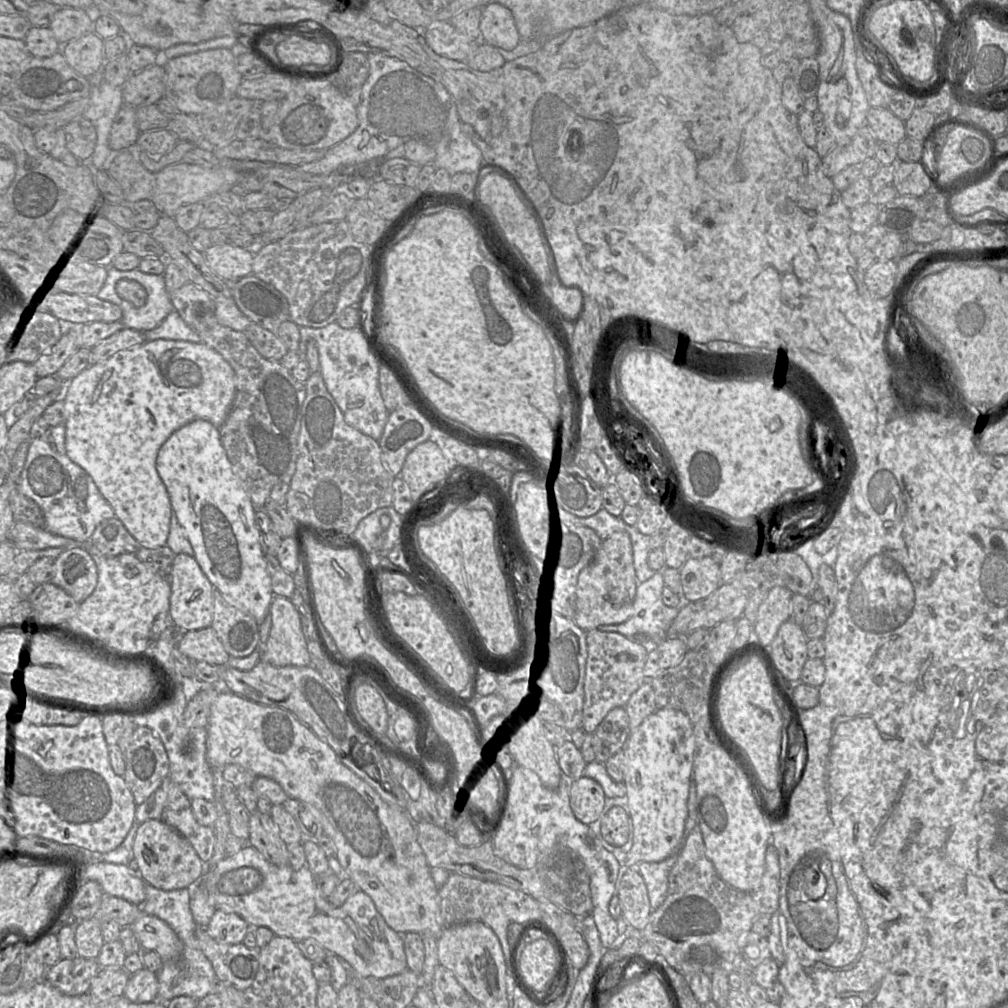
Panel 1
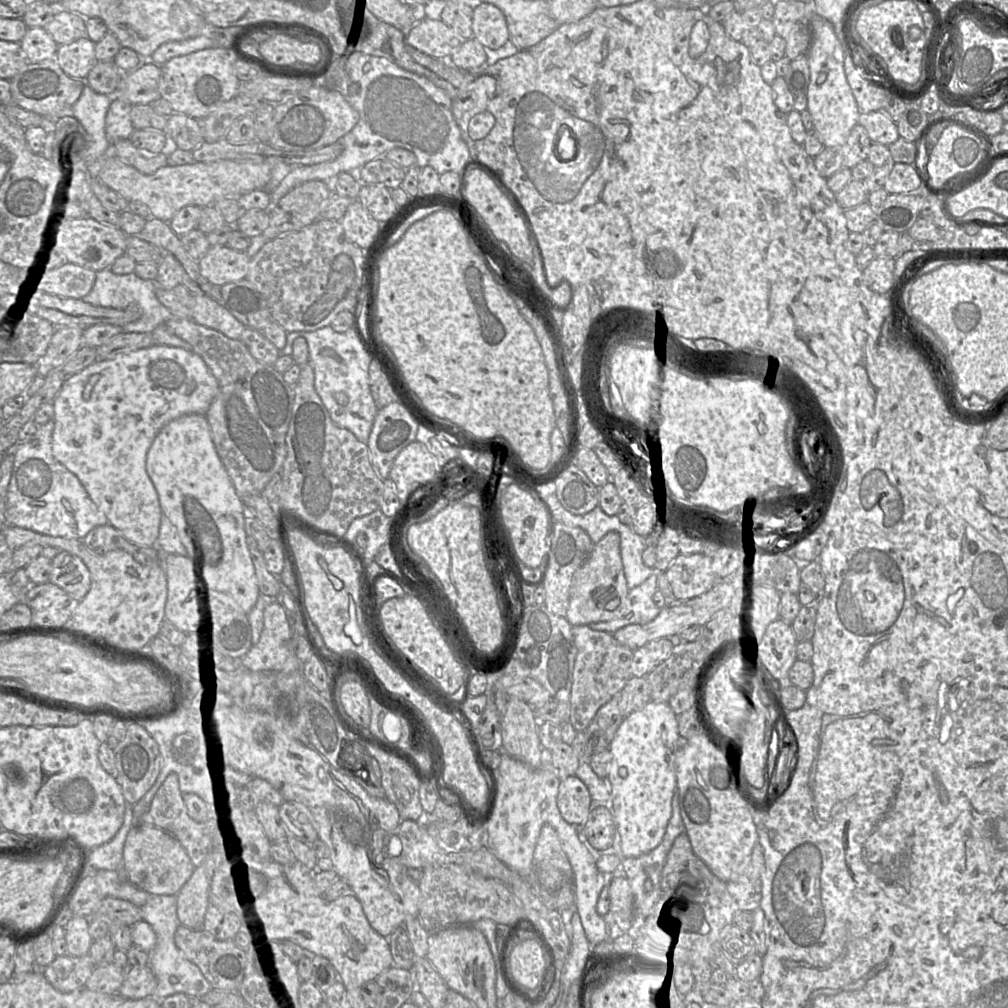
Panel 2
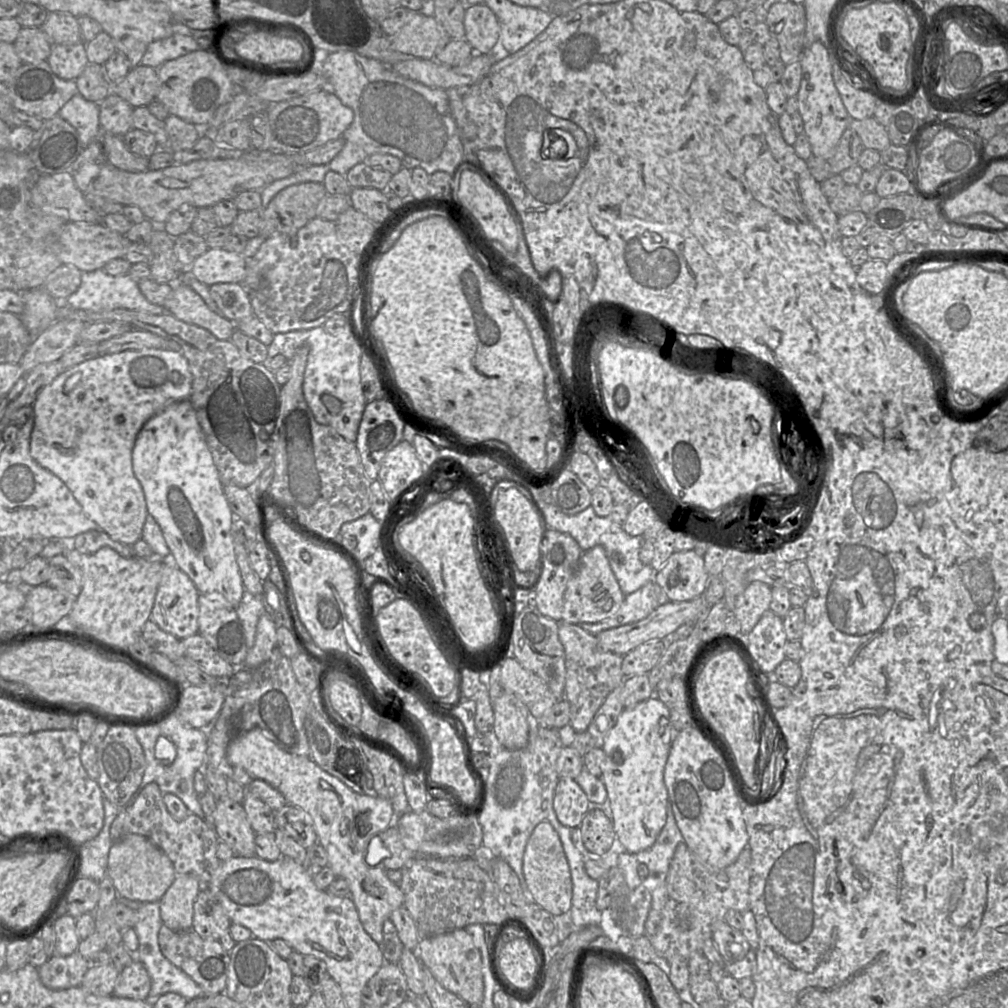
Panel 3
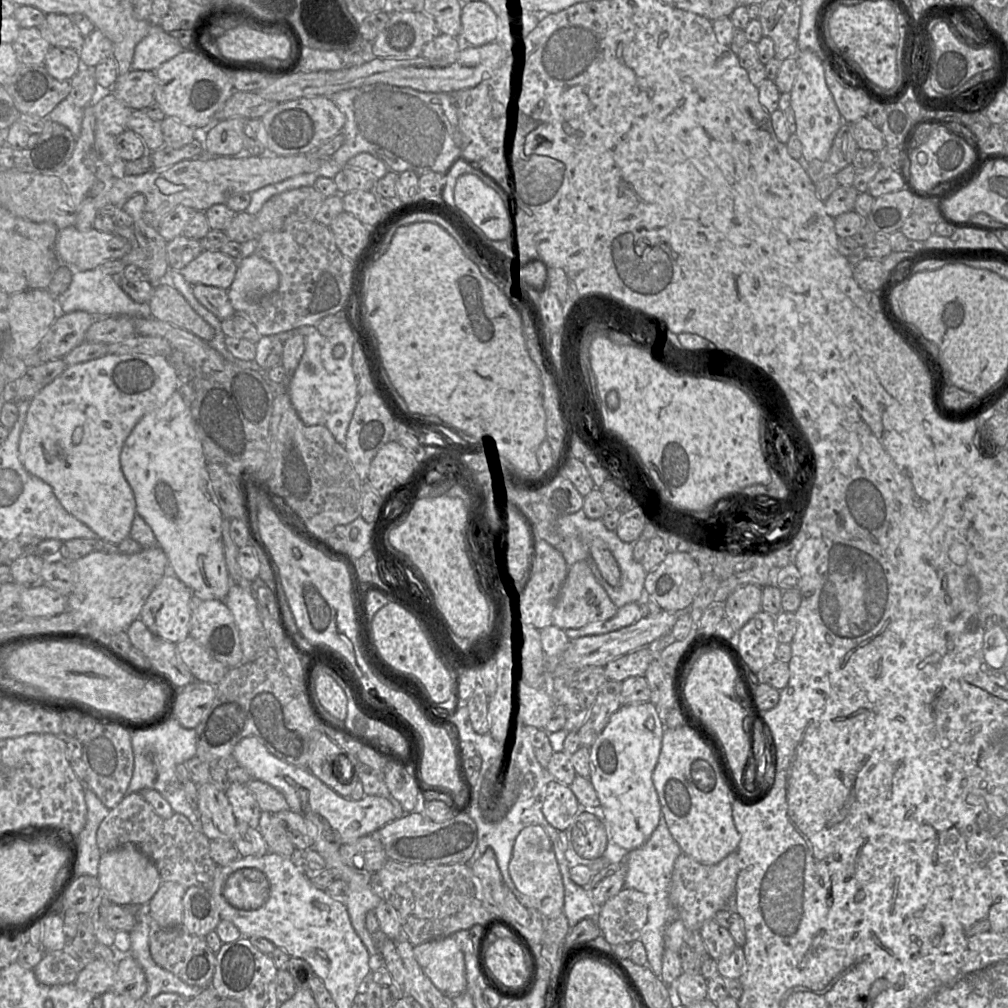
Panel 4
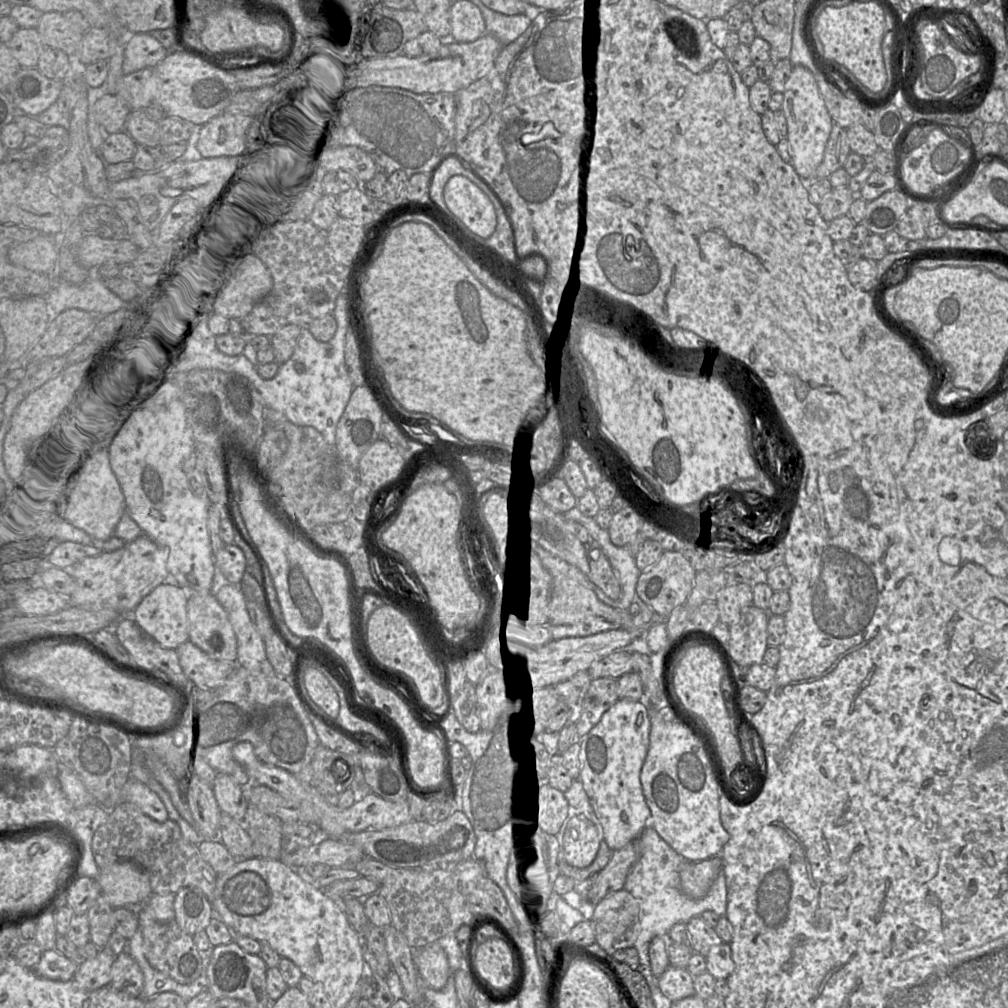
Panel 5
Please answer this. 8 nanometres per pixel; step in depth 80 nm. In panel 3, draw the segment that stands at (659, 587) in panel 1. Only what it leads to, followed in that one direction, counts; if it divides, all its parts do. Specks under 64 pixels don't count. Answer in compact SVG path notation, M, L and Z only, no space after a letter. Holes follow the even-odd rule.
M653 580L637 591L626 595L618 612L597 623L582 623L579 626L585 631L596 635L601 631L634 623L646 618L654 609L650 597Z

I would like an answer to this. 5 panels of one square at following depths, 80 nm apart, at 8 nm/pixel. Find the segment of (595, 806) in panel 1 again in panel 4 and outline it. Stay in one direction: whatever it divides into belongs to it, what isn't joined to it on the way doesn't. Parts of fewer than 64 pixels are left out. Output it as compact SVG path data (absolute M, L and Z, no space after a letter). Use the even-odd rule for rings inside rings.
M556 780L547 784L542 813L551 826L566 831L579 812L580 804L569 786Z

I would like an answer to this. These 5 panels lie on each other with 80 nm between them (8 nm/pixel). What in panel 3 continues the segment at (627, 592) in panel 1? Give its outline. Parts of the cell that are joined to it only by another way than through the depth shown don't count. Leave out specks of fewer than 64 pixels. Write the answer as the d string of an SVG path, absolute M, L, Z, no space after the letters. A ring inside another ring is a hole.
M603 546L584 551L575 573L569 580L563 599L562 621L580 625L597 623L614 616L620 609L625 595L612 571Z

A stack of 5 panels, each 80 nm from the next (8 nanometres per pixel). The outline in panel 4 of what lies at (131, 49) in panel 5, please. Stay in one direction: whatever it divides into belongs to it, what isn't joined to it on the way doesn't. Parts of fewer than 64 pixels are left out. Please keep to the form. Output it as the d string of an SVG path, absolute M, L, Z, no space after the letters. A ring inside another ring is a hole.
M151 25L150 34L135 47L131 70L154 71L185 49L159 26Z

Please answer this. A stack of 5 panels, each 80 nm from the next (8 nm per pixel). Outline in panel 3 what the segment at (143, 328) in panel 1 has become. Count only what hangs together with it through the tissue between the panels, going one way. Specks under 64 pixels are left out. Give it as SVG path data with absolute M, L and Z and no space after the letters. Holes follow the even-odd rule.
M102 269L83 272L79 288L65 301L72 308L87 311L108 311L113 309L127 309L129 311L140 311L154 315L167 312L163 306L149 302L139 289L138 281L129 275L109 275Z

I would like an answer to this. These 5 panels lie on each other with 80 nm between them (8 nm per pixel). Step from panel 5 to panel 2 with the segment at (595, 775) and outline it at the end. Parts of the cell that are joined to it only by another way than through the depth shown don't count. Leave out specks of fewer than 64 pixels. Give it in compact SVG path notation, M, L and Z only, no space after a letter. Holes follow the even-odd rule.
M651 700L625 717L617 729L609 746L612 760L607 779L623 857L642 856L661 843L676 795L676 759L681 747L676 716L668 703Z

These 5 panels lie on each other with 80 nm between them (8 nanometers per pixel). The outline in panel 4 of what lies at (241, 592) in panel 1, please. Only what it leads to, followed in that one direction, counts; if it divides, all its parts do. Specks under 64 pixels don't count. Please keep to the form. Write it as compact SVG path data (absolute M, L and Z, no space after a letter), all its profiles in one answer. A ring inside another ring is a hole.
M179 391L161 407L143 416L127 437L120 453L123 475L131 487L136 512L151 527L157 546L166 554L173 573L192 591L210 593L218 600L225 600L232 578L230 577L222 542L224 516L214 502L214 492L207 472L207 462L197 435L191 411Z

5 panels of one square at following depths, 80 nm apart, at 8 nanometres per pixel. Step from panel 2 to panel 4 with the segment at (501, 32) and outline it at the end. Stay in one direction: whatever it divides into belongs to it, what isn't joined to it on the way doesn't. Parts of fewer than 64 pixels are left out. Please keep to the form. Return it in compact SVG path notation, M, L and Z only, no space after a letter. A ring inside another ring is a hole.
M471 1L462 4L460 40L463 45L482 46L495 42L496 15L486 3Z

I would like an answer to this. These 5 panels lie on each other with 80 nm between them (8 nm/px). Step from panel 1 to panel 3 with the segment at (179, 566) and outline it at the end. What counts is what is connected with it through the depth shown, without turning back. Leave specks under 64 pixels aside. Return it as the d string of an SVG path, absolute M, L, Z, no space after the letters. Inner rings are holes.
M162 559L159 560L162 562L162 576L155 596L150 620L154 622L161 630L172 634L179 639L184 639L186 637L195 635L198 633L198 598L200 592L189 576L180 568L177 566L165 566L164 561Z

